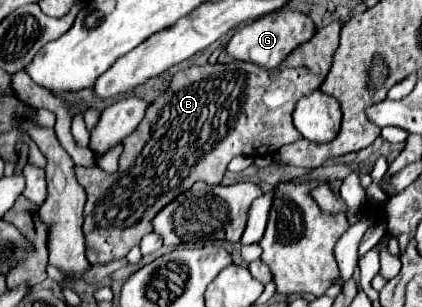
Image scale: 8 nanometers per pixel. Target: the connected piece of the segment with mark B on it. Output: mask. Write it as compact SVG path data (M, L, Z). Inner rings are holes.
M331 22L329 26L317 30L311 40L293 48L281 64L269 74L269 70L249 64L249 62L229 62L229 64L205 64L191 66L173 76L173 82L165 94L161 94L145 112L145 118L135 128L135 132L123 140L123 156L119 162L119 170L115 174L105 174L101 168L83 168L77 166L75 174L81 186L87 192L85 204L85 222L83 232L87 238L87 260L93 266L109 264L113 260L123 260L133 246L139 246L141 238L149 234L153 216L169 204L177 194L189 190L193 182L203 180L207 184L219 184L227 164L239 156L265 156L275 154L283 144L291 144L301 138L295 132L291 122L291 114L295 110L295 102L303 96L321 88L329 74L329 66L333 64L333 54L337 50L339 34L343 22Z

